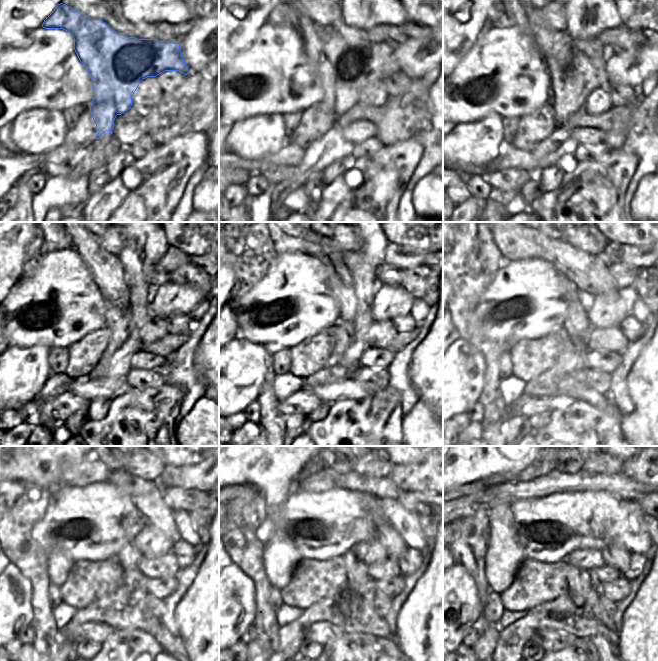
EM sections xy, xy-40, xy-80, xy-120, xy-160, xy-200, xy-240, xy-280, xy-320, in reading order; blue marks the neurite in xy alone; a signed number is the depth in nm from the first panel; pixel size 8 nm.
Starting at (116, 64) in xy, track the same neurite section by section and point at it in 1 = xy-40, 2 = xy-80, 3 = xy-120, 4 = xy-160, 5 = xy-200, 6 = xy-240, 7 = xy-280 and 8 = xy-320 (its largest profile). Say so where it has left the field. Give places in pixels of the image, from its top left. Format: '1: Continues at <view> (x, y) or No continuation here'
1: Continues at xy-40 (344, 68)
2: Continues at xy-80 (573, 75)
3: Continues at xy-120 (118, 319)
4: Continues at xy-160 (333, 371)
5: Continues at xy-200 (567, 378)
6: Continues at xy-240 (125, 608)
7: Continues at xy-280 (352, 611)
8: Continues at xy-320 (589, 621)

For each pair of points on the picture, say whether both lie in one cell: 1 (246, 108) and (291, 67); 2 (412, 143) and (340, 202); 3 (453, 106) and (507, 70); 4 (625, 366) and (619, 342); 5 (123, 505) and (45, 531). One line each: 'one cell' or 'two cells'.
1: one cell
2: one cell
3: one cell
4: two cells
5: one cell

